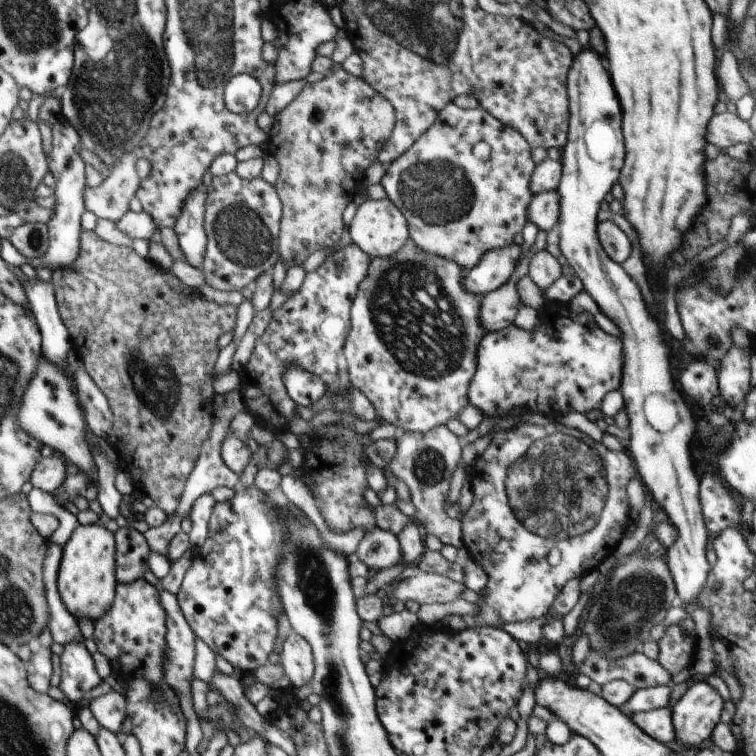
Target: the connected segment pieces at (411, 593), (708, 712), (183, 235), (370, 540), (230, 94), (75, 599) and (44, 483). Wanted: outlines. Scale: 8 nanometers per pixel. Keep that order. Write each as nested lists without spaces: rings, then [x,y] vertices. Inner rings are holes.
[[[423,573],[415,577],[402,579],[392,588],[386,589],[387,597],[402,602],[414,600],[421,604],[446,604],[462,597],[467,588],[441,574]]]
[[[708,682],[692,683],[686,692],[671,705],[676,742],[683,746],[698,747],[711,738],[714,727],[720,722],[724,699]]]
[[[200,186],[190,192],[182,206],[182,214],[176,218],[174,232],[186,262],[194,268],[202,268],[206,252],[207,236],[204,230],[207,191]]]
[[[378,526],[372,532],[366,532],[356,547],[355,554],[373,572],[392,568],[402,562],[402,547],[397,535]]]
[[[239,74],[227,82],[224,87],[224,104],[234,116],[243,116],[258,108],[262,87],[256,78],[249,74]]]
[[[99,523],[78,526],[63,546],[62,562],[57,576],[57,589],[66,610],[73,614],[76,620],[88,619],[94,622],[98,618],[102,618],[112,608],[112,602],[116,596],[116,586],[118,586],[115,550],[115,533],[106,530]]]
[[[42,457],[33,470],[29,487],[52,493],[61,488],[66,479],[66,461],[54,457]]]

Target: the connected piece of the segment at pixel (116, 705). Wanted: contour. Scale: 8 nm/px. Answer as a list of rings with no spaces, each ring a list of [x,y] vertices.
[[[113,690],[98,698],[90,698],[87,703],[100,727],[111,730],[121,738],[123,737],[121,731],[127,716],[124,695]]]

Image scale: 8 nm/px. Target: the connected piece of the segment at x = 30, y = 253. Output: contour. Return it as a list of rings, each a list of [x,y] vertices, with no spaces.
[[[44,223],[22,224],[14,230],[10,242],[26,258],[43,257],[49,247],[49,228]]]

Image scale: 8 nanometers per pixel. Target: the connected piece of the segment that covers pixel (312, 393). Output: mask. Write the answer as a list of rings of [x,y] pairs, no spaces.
[[[296,364],[286,368],[282,380],[288,396],[300,406],[312,406],[327,390],[327,384],[319,376]]]

